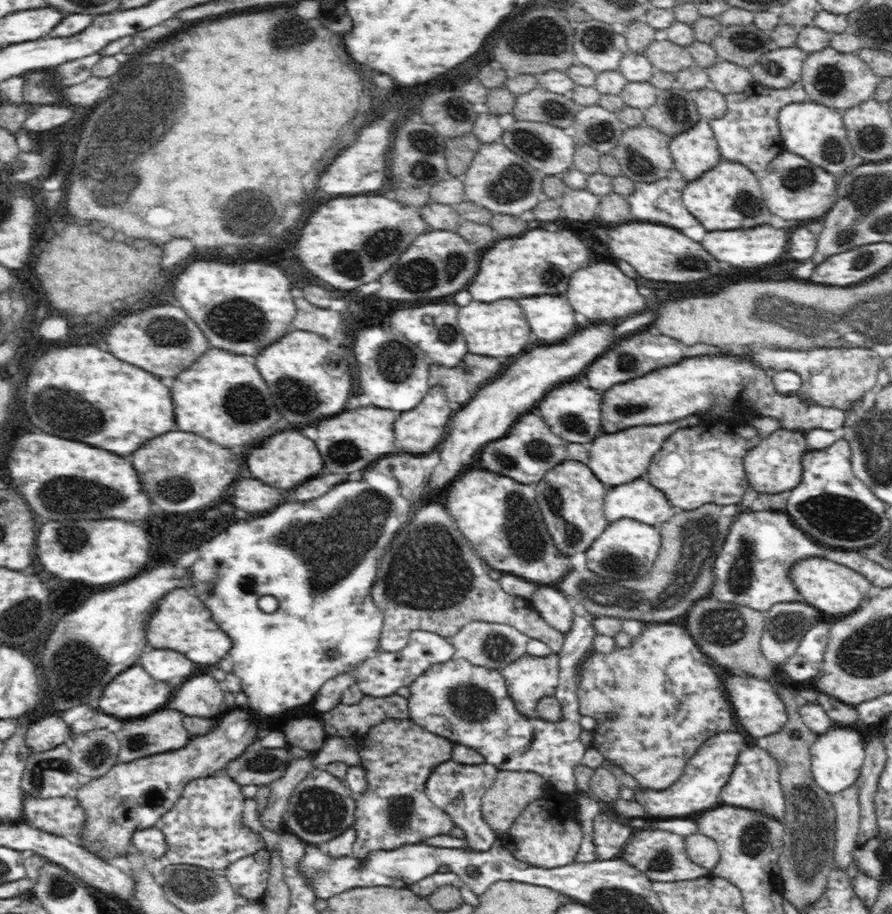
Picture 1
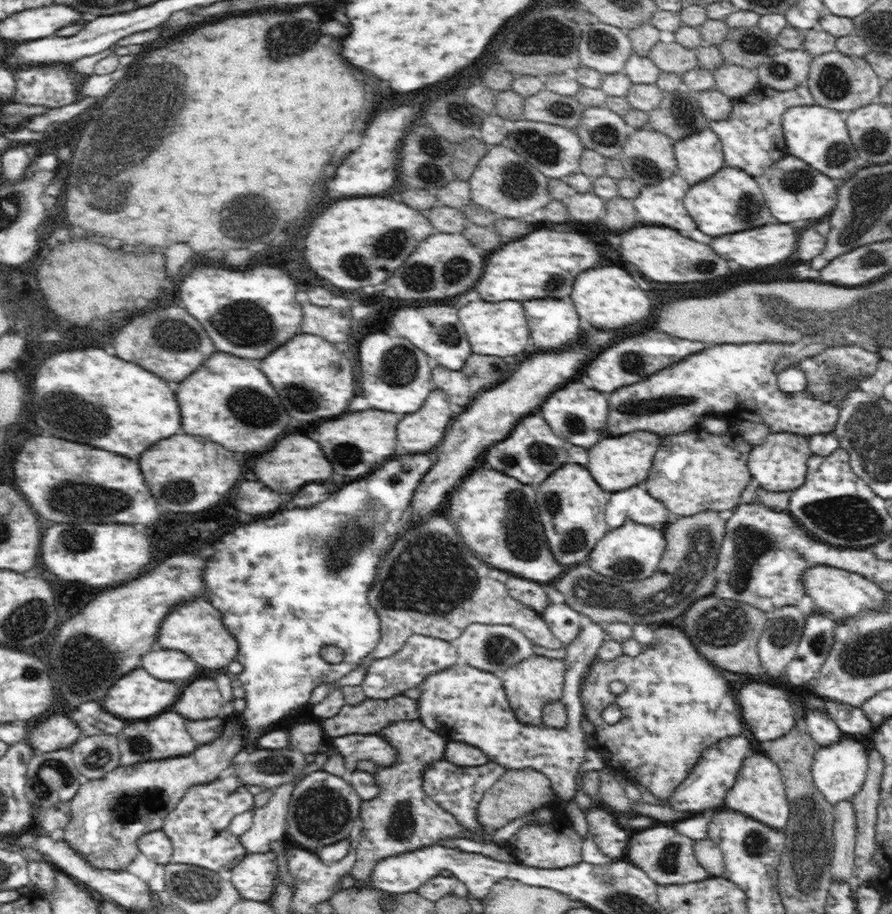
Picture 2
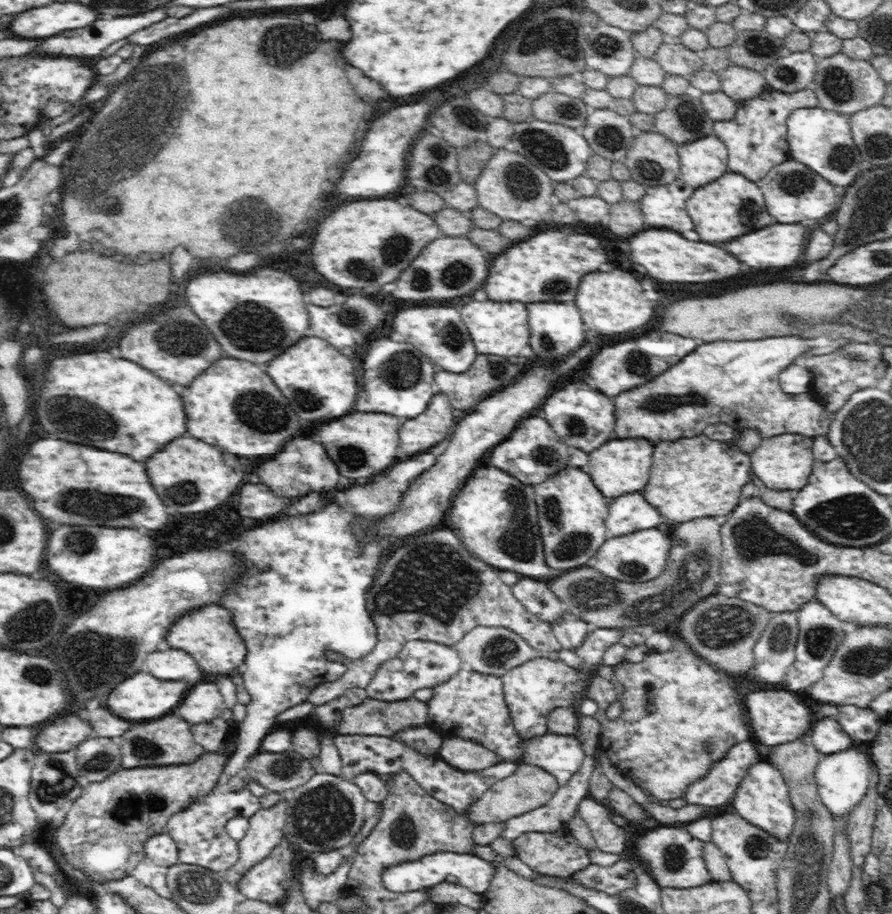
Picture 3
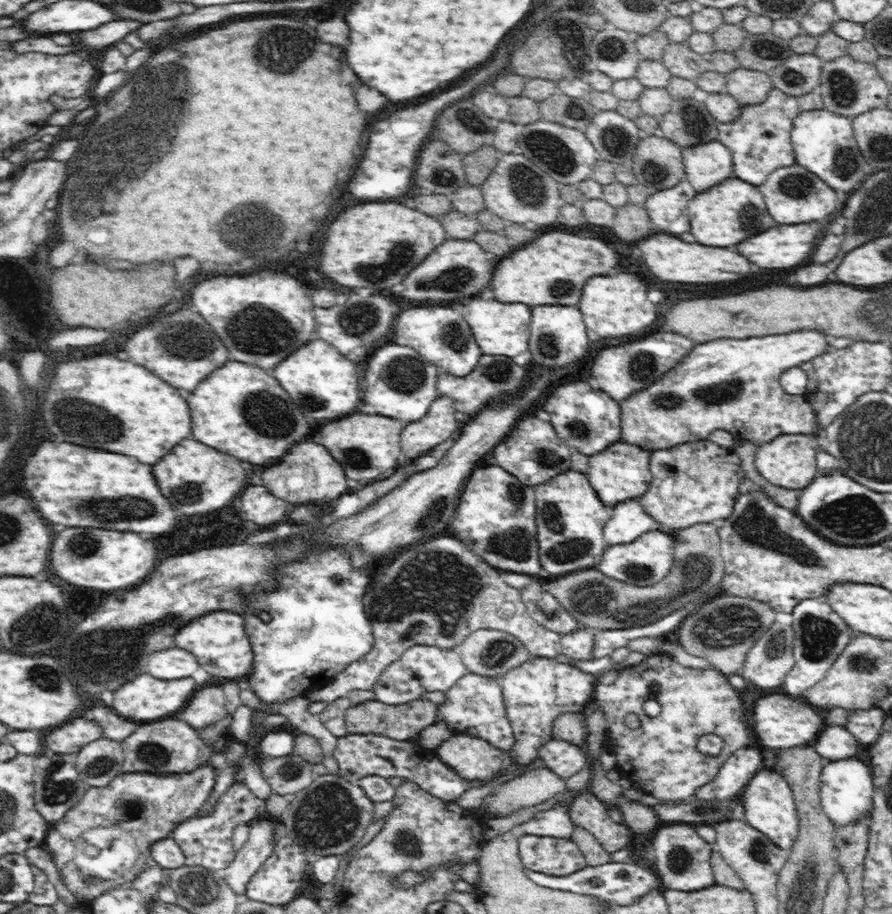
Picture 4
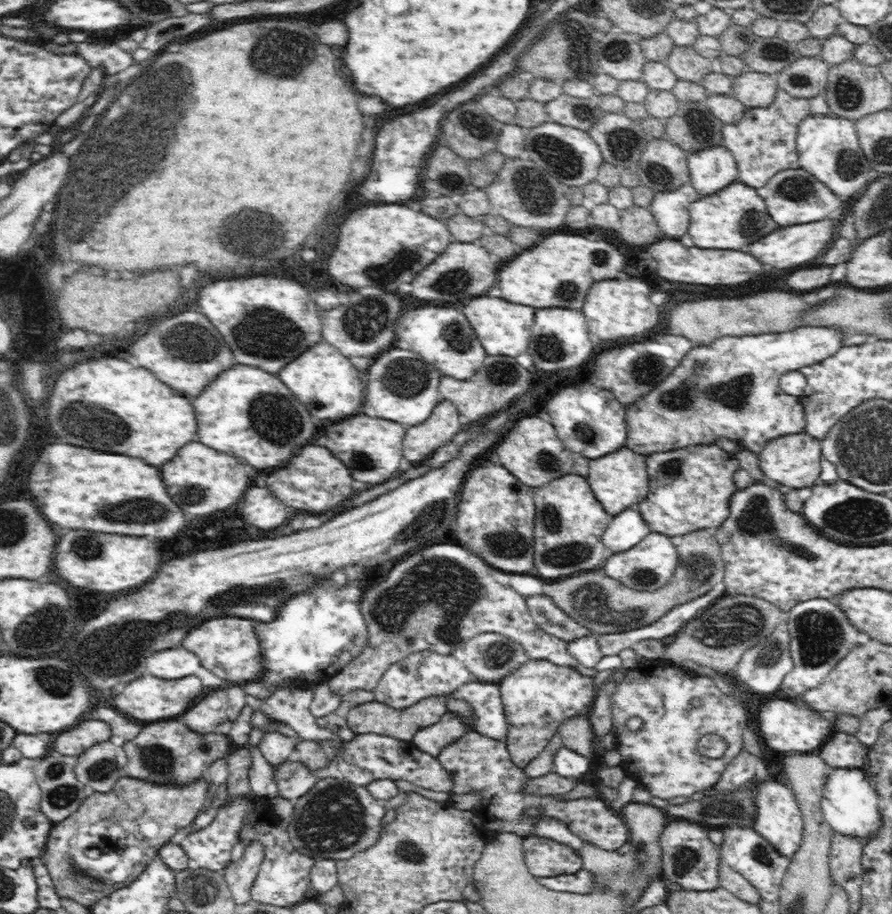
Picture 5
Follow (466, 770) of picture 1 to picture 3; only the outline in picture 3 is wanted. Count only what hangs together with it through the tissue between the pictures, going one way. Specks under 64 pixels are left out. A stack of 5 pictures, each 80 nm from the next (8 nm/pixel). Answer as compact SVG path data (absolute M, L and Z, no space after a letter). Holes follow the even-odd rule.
M333 735L332 740L342 761L342 777L350 780L363 773L392 775L406 771L430 795L450 806L458 814L469 814L469 808L499 780L511 776L519 764L502 761L480 771L460 771L435 755L423 755L416 749L394 741L393 737L374 735Z

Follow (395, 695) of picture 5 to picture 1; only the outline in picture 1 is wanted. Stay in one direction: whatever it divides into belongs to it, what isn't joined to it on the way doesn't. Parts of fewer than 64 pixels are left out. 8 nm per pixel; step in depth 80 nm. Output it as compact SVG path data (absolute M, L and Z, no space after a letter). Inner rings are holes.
M422 630L414 631L408 635L405 645L400 650L377 651L361 662L356 668L358 686L363 690L363 694L376 698L390 697L398 688L410 686L433 665L442 665L442 662L450 661L454 652L454 646L446 638Z

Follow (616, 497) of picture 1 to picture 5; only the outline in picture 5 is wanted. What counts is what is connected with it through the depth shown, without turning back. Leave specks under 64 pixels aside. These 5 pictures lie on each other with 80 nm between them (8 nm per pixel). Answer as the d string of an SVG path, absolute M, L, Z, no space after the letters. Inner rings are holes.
M637 506L629 507L622 514L612 517L610 525L602 535L602 543L612 554L622 554L631 547L638 546L650 532L650 526L640 515Z

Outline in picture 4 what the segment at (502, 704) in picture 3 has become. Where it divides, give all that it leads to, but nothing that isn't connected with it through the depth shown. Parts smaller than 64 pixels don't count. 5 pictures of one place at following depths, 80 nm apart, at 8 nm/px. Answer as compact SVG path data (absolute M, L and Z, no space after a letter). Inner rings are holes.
M468 671L452 688L444 692L445 700L438 704L437 722L448 723L458 735L482 738L496 749L510 752L515 736L507 717L500 679L483 677ZM550 739L540 747L536 760L563 779L574 776L588 761L586 751L567 740Z

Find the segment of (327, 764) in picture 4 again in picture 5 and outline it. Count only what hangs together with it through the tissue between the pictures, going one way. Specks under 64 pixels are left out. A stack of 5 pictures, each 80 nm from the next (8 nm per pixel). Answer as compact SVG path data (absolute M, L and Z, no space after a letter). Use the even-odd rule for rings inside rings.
M312 688L300 689L282 689L272 693L266 700L258 699L249 694L245 694L246 704L250 705L255 711L260 710L268 719L276 720L279 723L287 724L294 732L298 734L298 738L328 742L336 739L330 730L327 730L323 725L319 725L318 718L311 713L311 702L314 698Z

